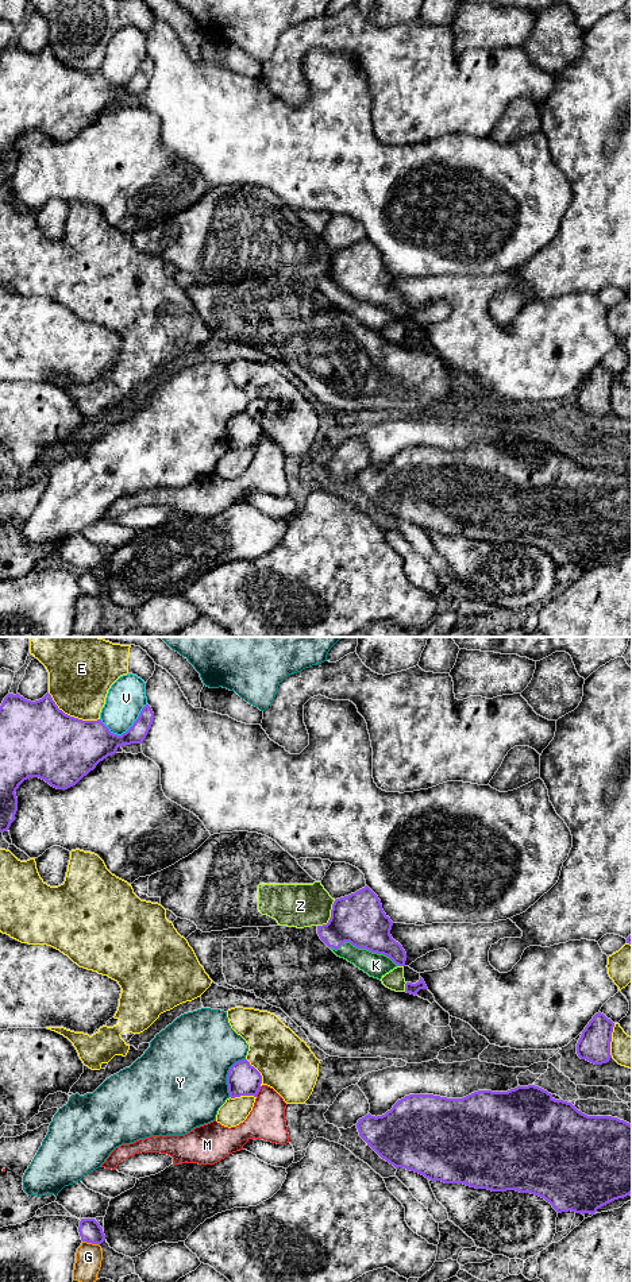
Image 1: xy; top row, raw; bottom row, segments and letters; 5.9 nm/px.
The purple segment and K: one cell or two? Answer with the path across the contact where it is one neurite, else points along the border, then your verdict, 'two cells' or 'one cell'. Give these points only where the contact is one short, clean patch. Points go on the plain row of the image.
way xy (358, 270), (365, 300), (376, 311), (376, 317); one cell

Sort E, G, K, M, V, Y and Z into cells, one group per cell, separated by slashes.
E / G / K M / V / Y / Z

